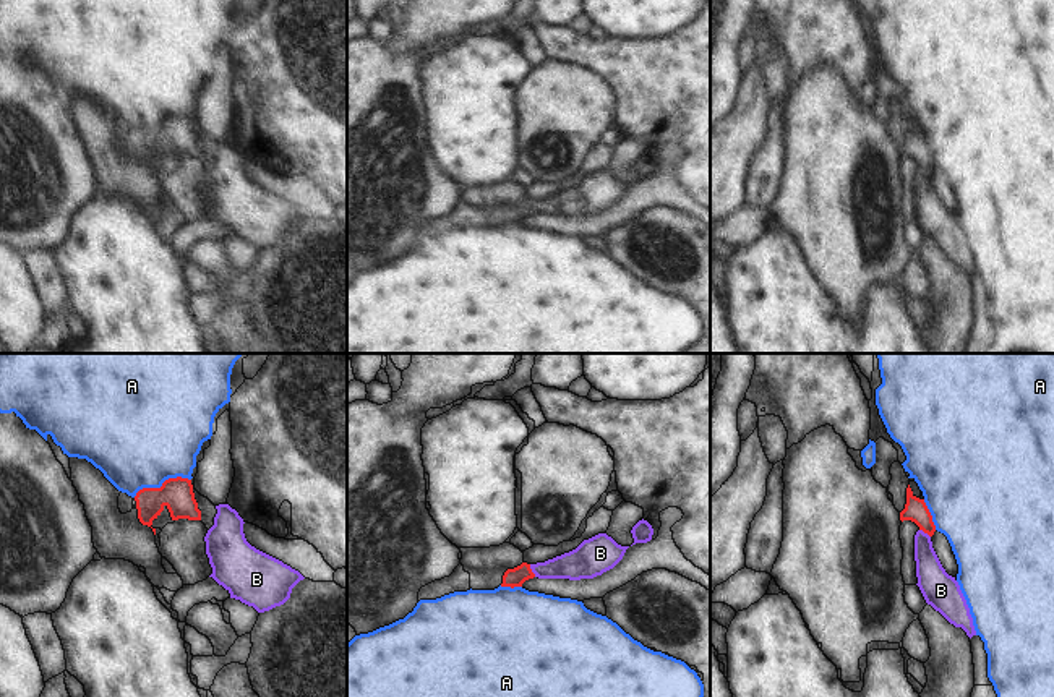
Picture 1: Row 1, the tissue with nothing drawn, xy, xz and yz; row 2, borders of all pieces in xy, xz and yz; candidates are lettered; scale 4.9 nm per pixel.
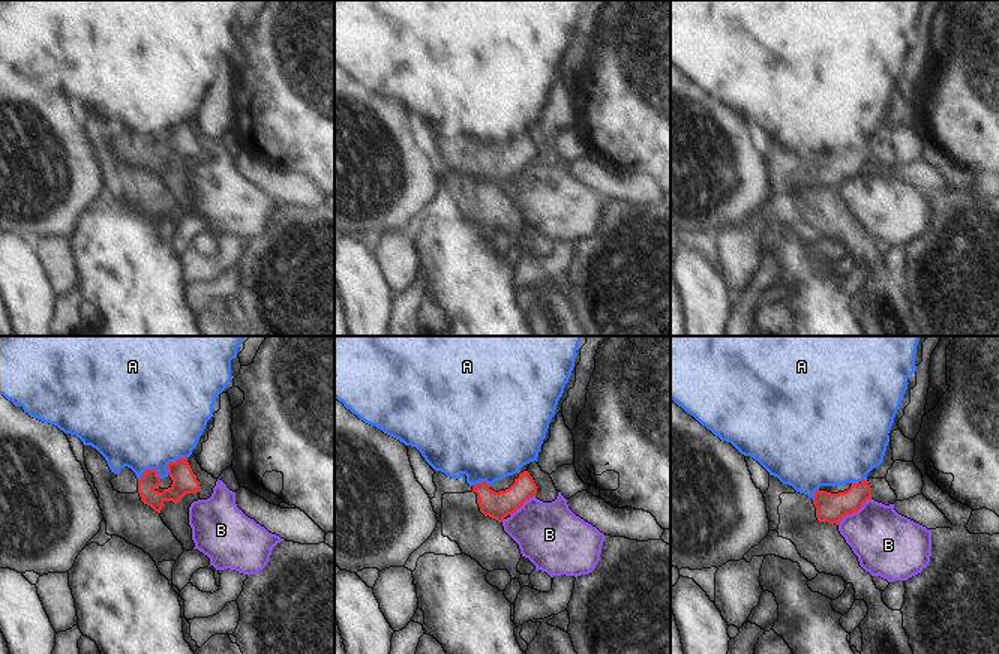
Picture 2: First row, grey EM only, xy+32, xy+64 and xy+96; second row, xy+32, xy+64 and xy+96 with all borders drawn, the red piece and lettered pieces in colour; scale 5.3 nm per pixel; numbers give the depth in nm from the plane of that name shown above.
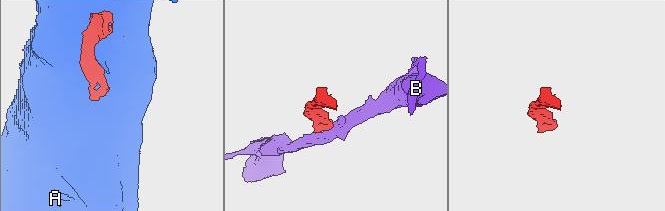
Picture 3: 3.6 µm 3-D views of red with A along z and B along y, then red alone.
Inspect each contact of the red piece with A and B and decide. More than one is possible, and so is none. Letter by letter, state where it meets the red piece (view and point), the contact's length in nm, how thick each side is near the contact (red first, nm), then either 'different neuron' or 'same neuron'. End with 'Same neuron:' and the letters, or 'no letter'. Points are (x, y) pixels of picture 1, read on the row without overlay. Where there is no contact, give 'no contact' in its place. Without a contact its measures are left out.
A: xy (162, 122) | 300 nm | 160/460 nm | different neuron
B: xz (531, 208) | 70 nm | 100/150 nm | different neuron
Same neuron: no letter

